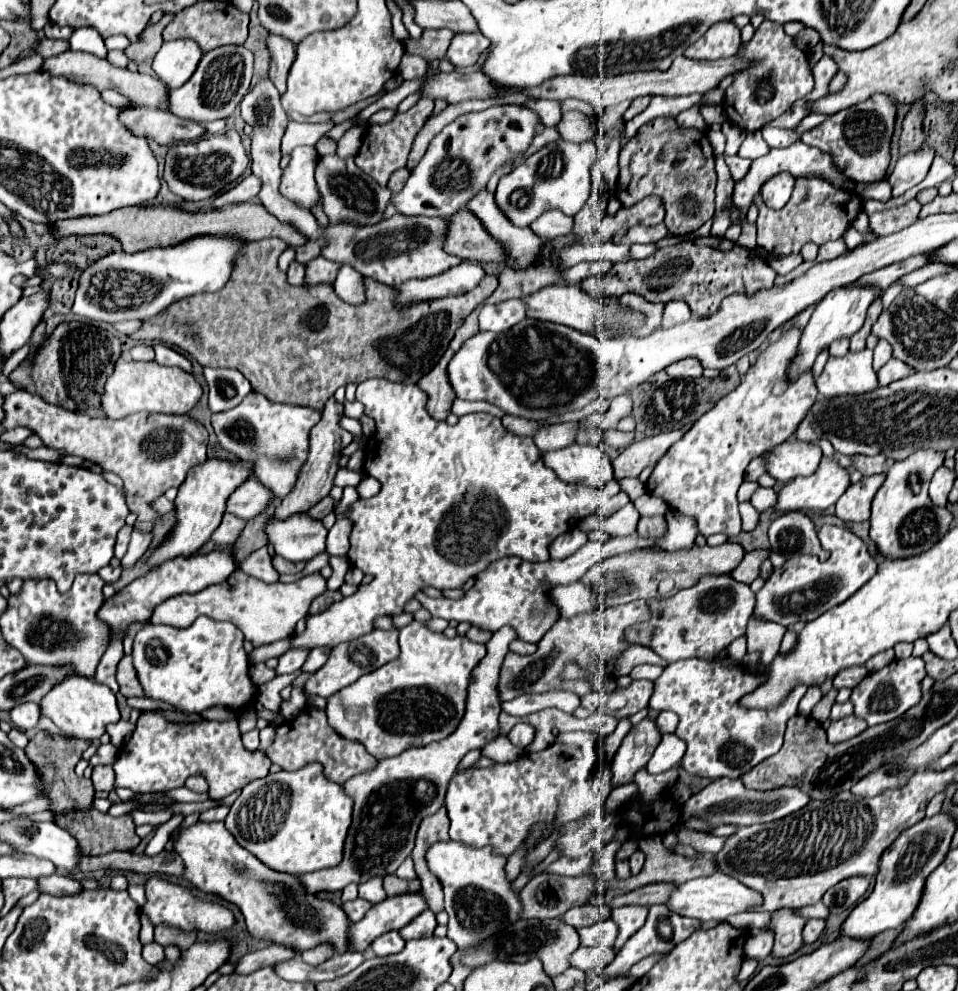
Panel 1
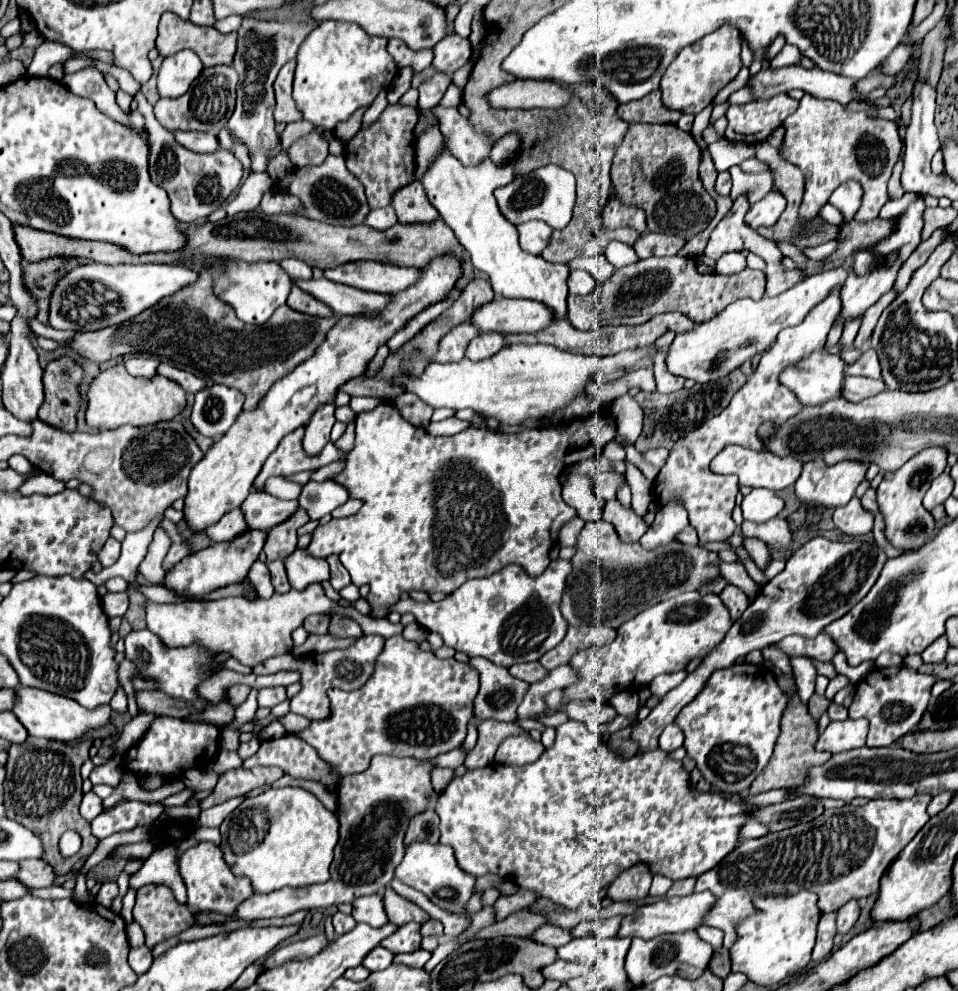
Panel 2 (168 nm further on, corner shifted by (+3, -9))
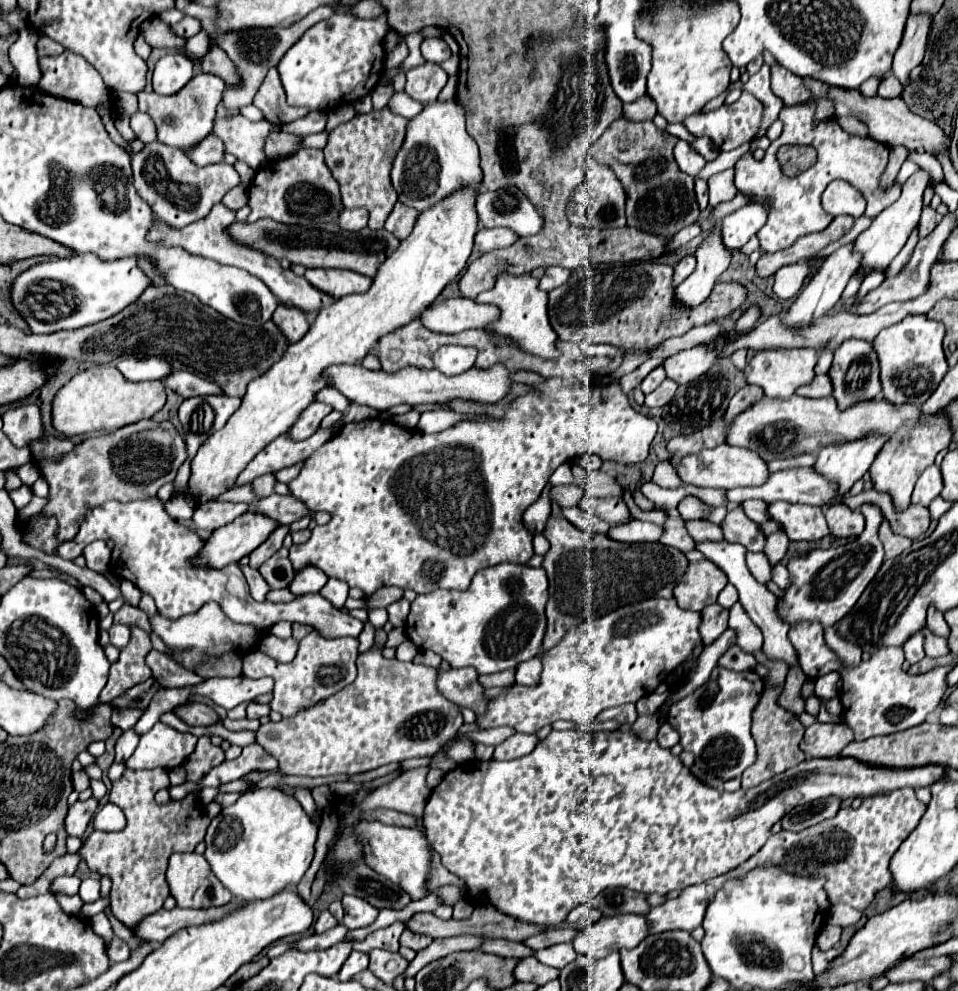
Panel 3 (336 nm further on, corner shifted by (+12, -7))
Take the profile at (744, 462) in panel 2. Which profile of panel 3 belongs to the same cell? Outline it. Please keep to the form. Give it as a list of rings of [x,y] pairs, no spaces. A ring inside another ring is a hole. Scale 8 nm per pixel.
[[[720,444],[712,450],[702,450],[696,454],[688,454],[682,456],[682,460],[678,464],[670,462],[672,468],[676,470],[676,474],[680,476],[682,484],[692,484],[698,488],[736,488],[736,486],[760,486],[762,482],[766,482],[768,478],[768,468],[766,462],[754,454],[752,450],[746,448],[736,448],[736,446],[728,446],[728,444]]]

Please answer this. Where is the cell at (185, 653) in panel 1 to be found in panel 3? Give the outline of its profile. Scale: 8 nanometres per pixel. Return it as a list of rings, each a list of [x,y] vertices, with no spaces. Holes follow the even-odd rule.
[[[112,624],[108,634],[110,634],[110,642],[116,648],[124,648],[128,644],[128,640],[130,640],[130,628],[122,626],[122,624]]]

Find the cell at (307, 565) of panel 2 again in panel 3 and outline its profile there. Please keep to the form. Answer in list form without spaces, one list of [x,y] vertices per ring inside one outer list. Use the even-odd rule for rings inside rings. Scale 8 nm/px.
[[[308,566],[302,572],[298,572],[298,576],[294,578],[294,582],[290,584],[290,592],[294,596],[314,594],[314,592],[320,592],[326,582],[328,582],[328,576],[322,570],[314,568],[314,566]]]

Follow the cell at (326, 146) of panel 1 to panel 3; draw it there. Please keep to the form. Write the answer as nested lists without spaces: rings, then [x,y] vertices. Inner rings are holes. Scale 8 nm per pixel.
[[[274,130],[270,134],[270,138],[266,138],[264,142],[264,154],[268,156],[268,160],[272,158],[288,158],[296,152],[296,146],[298,146],[298,138],[300,136],[294,136],[294,134],[288,134],[288,132],[282,132],[282,130]]]

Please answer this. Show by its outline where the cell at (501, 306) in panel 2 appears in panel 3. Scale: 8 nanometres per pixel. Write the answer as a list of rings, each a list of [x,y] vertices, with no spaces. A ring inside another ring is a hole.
[[[448,298],[430,304],[418,320],[432,332],[458,334],[468,328],[484,328],[498,318],[496,306],[482,306],[470,298]]]

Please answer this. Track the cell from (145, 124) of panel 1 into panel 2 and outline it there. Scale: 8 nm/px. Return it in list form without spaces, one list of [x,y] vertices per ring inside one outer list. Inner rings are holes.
[[[173,132],[175,140],[191,152],[213,152],[219,148],[215,132]]]

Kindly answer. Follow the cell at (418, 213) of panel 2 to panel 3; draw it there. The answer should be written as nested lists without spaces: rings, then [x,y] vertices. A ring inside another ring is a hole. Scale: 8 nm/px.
[[[398,202],[398,204],[394,206],[390,218],[386,220],[386,226],[384,226],[384,228],[386,228],[390,234],[394,234],[398,240],[404,240],[404,238],[408,238],[408,234],[412,232],[416,218],[418,218],[418,210],[408,208],[408,206],[404,206],[404,204]]]

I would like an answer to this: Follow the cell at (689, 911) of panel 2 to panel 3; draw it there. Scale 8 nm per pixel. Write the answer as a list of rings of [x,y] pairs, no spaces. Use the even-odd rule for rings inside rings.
[[[620,914],[612,918],[600,918],[596,924],[590,924],[572,940],[576,954],[606,958],[606,954],[622,948],[636,948],[648,936],[646,916]]]

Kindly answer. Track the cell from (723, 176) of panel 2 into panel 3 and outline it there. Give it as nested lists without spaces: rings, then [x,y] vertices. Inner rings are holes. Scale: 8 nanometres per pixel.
[[[696,180],[694,192],[696,192],[696,200],[698,200],[700,210],[706,210],[708,208],[708,184],[706,184],[706,180]]]

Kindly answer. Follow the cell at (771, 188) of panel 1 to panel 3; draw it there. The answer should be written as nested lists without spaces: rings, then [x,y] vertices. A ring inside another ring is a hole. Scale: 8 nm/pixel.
[[[744,204],[722,220],[722,242],[730,250],[740,250],[766,224],[766,210],[762,204]]]

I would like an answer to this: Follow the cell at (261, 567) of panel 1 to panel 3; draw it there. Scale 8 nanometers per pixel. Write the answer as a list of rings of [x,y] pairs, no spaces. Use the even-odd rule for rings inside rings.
[[[242,566],[242,572],[244,572],[246,580],[248,580],[252,598],[258,600],[258,602],[264,602],[264,600],[266,600],[266,594],[270,592],[270,586],[266,584],[266,580],[260,576],[258,570],[254,570],[254,568],[250,568],[250,566]]]

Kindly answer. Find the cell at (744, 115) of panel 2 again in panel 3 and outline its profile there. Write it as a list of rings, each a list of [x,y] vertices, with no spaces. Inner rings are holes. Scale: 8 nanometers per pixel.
[[[742,92],[742,96],[734,104],[730,104],[730,106],[724,104],[712,112],[698,112],[698,114],[694,114],[694,118],[686,118],[684,126],[692,136],[708,136],[718,150],[728,152],[728,150],[734,150],[756,136],[760,120],[762,120],[762,112],[764,112],[762,102],[758,102],[748,92]]]

